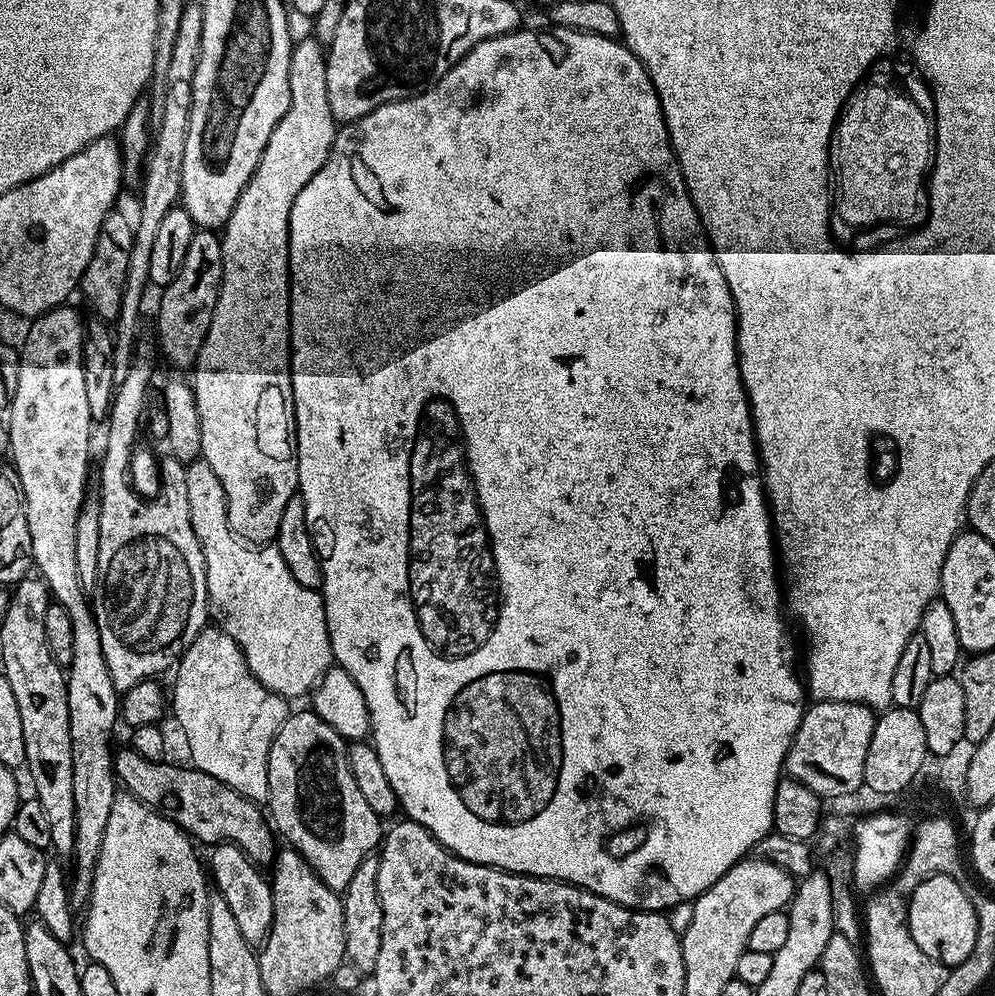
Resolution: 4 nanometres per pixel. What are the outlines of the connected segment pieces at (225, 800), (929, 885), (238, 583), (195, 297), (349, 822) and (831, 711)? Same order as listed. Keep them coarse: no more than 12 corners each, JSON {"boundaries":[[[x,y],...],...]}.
{"boundaries":[[[114,756],[117,781],[193,841],[278,844],[261,805],[197,768]],[[928,876],[907,898],[914,942],[942,966],[970,958],[964,886]],[[186,467],[208,598],[257,682],[311,693],[334,664],[323,595],[233,534]],[[197,230],[159,293],[156,332],[191,369],[220,297],[221,237]],[[315,712],[270,746],[275,831],[340,894],[382,843],[344,737]],[[813,703],[787,775],[821,798],[864,784],[866,704]]]}

